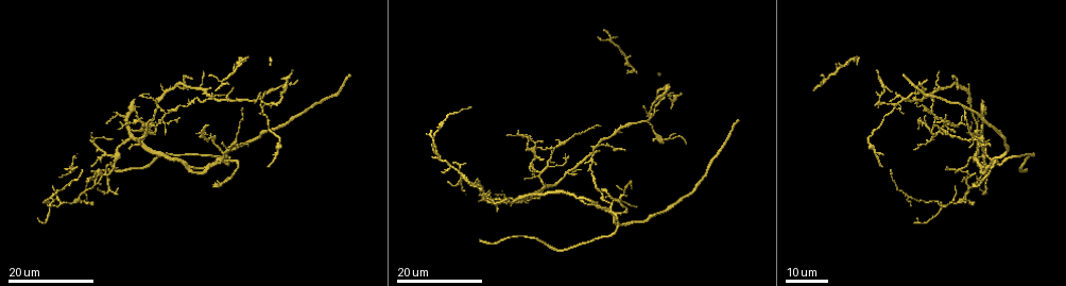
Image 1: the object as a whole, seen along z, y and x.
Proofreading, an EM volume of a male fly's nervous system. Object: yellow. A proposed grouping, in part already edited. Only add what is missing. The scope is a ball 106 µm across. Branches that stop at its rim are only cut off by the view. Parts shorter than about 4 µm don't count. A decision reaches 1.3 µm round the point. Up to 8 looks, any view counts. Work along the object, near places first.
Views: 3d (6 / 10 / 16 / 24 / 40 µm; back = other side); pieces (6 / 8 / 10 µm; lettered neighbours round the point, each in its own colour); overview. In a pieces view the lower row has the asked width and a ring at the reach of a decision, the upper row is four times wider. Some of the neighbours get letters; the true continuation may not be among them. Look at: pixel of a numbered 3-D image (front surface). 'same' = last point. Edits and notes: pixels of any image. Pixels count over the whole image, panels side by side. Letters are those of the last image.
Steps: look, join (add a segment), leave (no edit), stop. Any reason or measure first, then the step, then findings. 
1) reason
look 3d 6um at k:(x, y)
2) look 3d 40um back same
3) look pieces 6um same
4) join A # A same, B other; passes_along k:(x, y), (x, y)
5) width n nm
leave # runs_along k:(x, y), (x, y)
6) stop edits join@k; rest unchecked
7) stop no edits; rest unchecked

long arm stops here
look 3d 16um at 1:(890, 169)

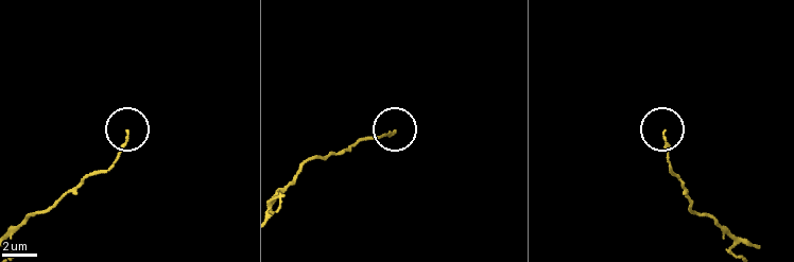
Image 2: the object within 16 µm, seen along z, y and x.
see the neighbours
look pieces 8um at 2:(126, 132)

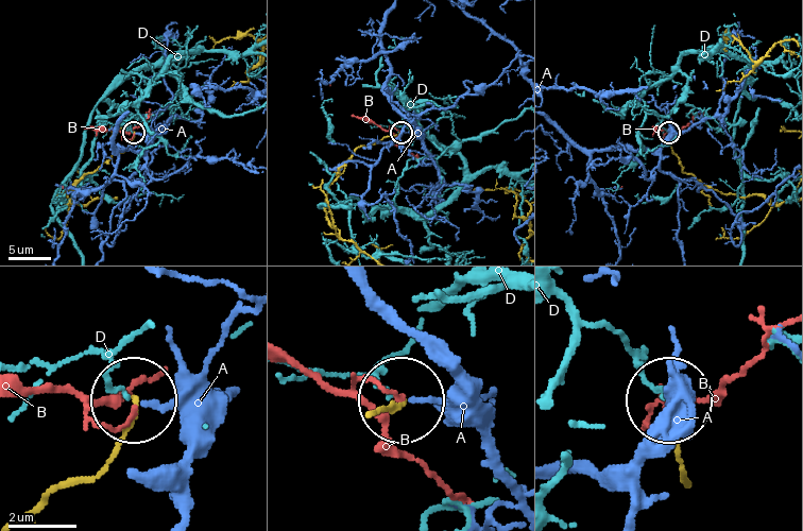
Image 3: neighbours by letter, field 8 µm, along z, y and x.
width 120 nm
leave # A other, B other, D other; runs_along 3:(28, 515), (62, 486), (96, 475), (130, 401); no lettered segment goes on from it

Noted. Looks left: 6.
thick end
look 3d 16um at 1:(973, 201)

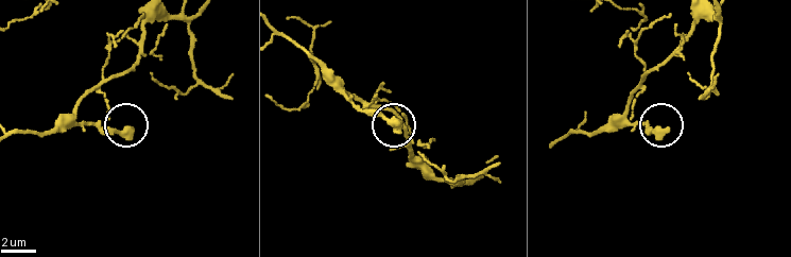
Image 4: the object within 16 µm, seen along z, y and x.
what lies round it
look pieces 8um at 4:(666, 131)

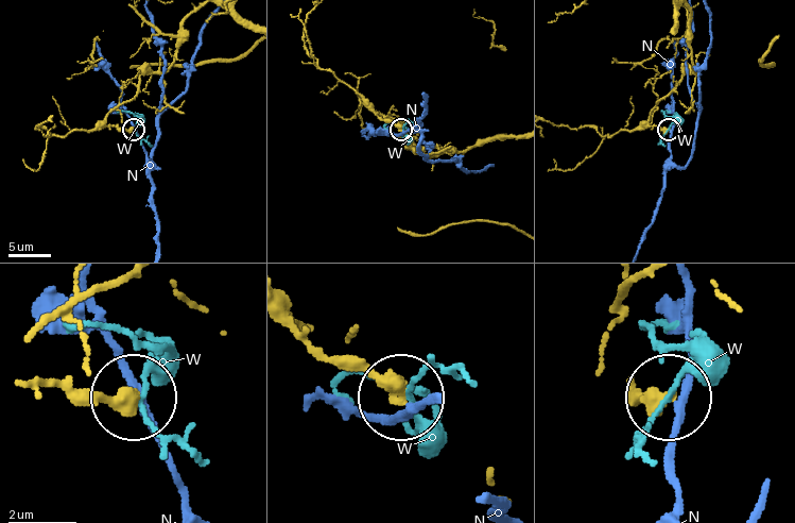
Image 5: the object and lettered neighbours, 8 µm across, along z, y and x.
leave # N other, W other; runs_along 5:(178, 49), (106, 119), (132, 130); none of them fits

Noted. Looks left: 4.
long arm stops here
look 3d 24um at 1:(656, 100)

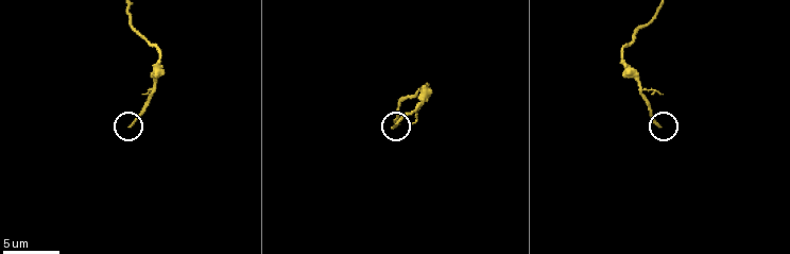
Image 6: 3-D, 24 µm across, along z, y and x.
look pieces 6um at 6:(396, 122)

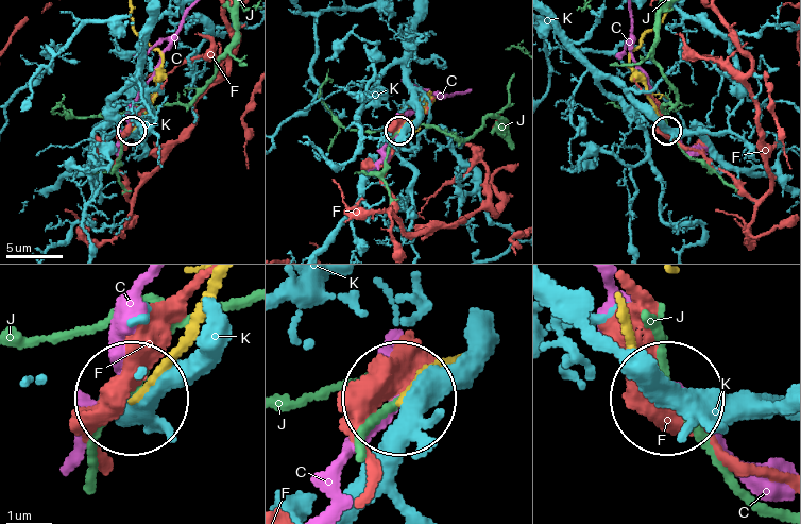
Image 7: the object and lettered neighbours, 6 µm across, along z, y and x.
leave # C other, F other, J other, K other; runs_along 7:(625, 341), (666, 394); none of them fits

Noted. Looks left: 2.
thin end
look 3d 16um at 1:(936, 123)

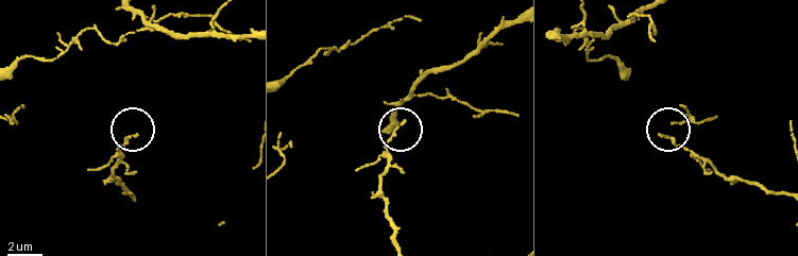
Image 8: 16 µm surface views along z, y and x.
see the neighbours
look pieces 8um at 8:(135, 135)

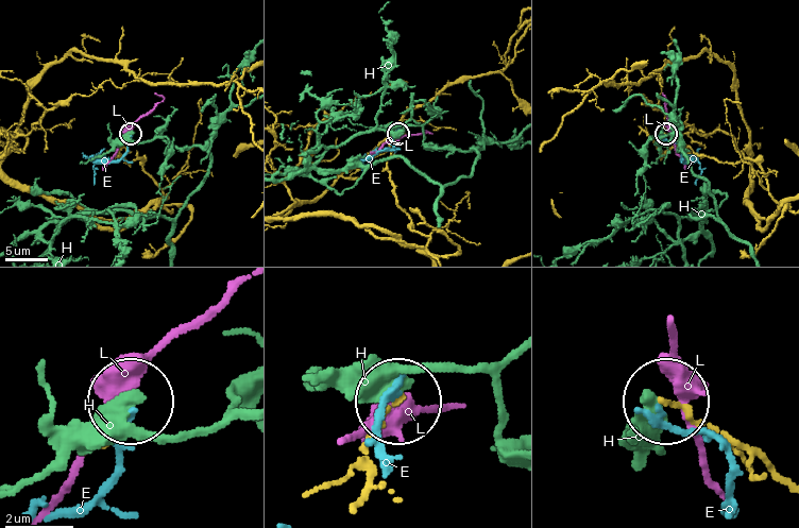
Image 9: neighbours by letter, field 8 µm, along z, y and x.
leave # E other, H other, L other; runs_along 9:(775, 476), (666, 402); none of them fits

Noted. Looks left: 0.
stop no edits; rest unchecked

